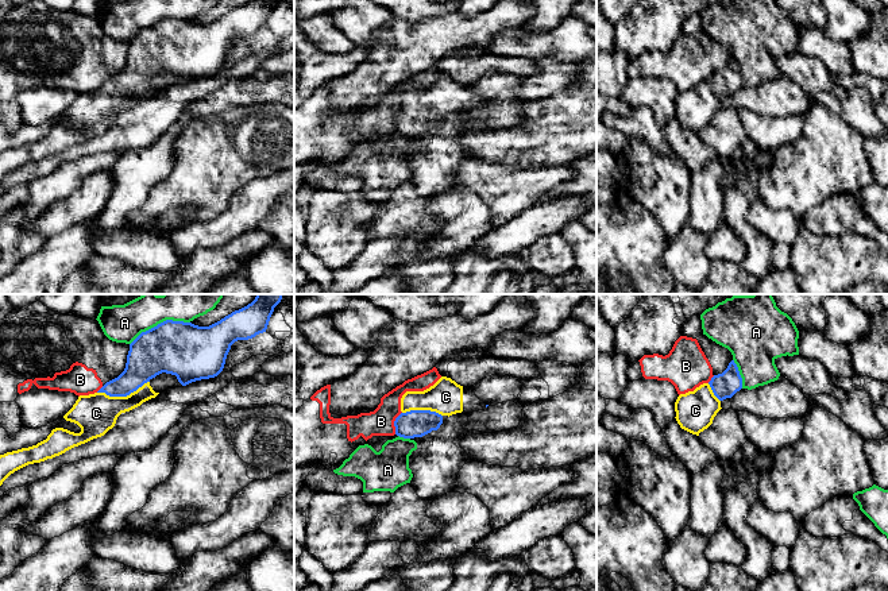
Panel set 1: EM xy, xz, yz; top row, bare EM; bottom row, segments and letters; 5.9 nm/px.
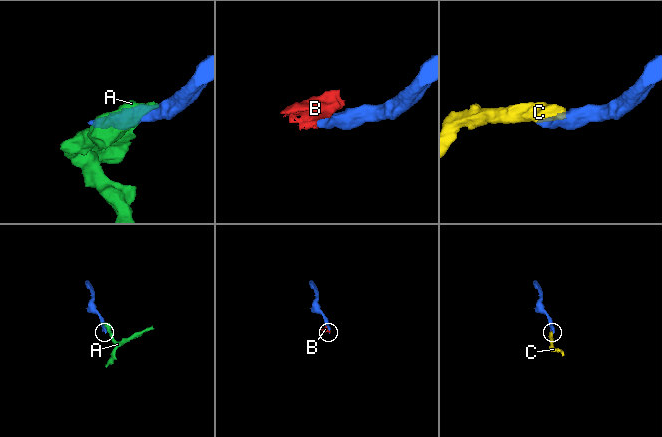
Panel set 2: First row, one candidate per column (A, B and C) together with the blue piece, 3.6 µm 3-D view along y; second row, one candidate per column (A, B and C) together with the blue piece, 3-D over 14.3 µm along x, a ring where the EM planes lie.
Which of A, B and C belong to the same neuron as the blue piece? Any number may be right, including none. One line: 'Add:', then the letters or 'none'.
Add: C

